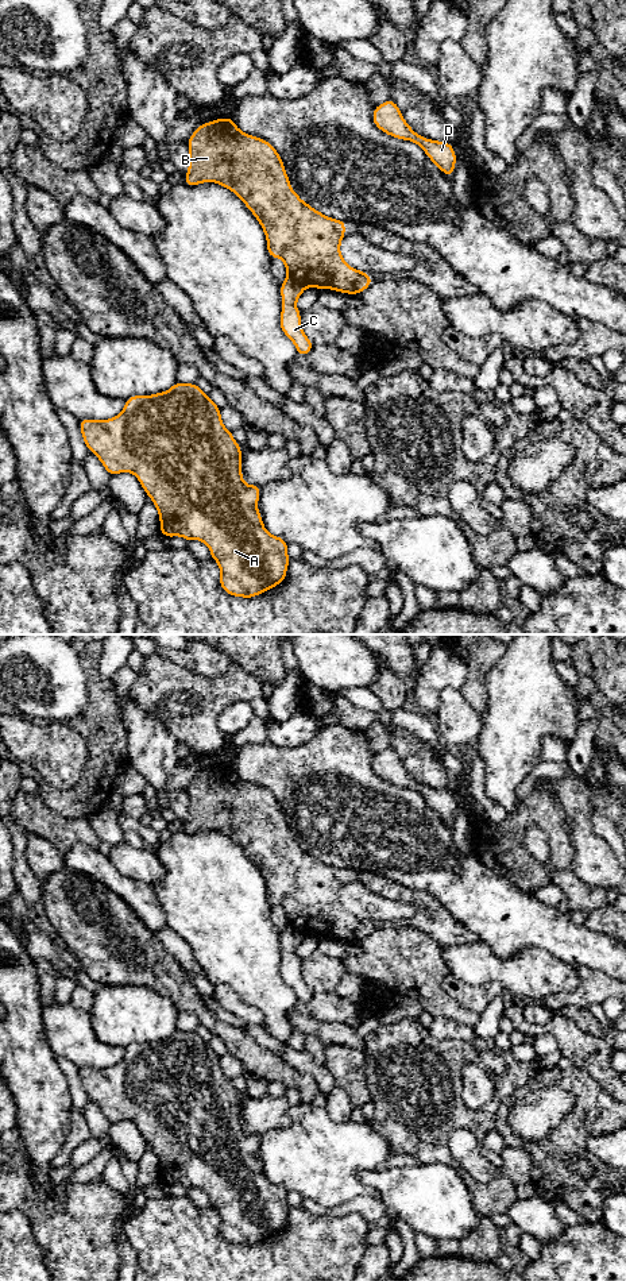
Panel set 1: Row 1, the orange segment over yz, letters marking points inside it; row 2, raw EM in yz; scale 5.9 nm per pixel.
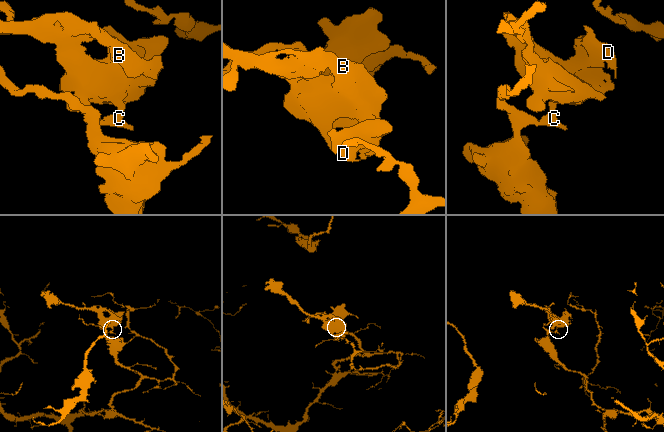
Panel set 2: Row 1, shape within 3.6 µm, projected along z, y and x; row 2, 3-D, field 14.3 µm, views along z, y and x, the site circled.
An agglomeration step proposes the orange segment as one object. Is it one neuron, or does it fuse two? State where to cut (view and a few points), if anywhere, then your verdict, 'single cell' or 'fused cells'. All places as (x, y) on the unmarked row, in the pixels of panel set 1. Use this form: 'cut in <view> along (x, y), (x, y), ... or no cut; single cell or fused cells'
cut in yz along (288, 922), (305, 934); fused cells

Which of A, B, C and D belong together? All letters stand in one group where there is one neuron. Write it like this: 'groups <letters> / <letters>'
groups A C / B D

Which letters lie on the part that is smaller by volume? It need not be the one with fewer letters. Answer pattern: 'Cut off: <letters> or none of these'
Cut off: B, D

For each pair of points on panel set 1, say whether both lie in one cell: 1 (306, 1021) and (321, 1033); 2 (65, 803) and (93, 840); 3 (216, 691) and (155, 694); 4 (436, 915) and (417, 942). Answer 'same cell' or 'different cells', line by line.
1: same cell
2: different cells
3: same cell
4: different cells

